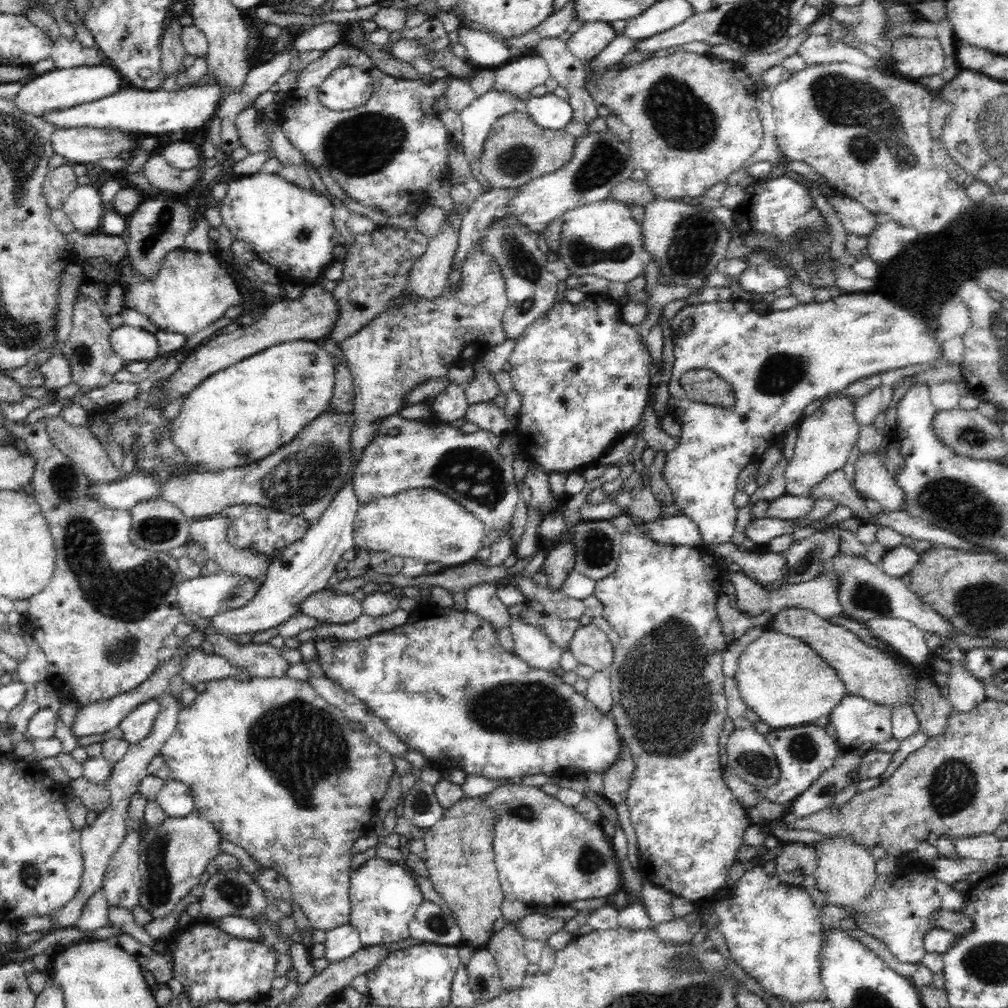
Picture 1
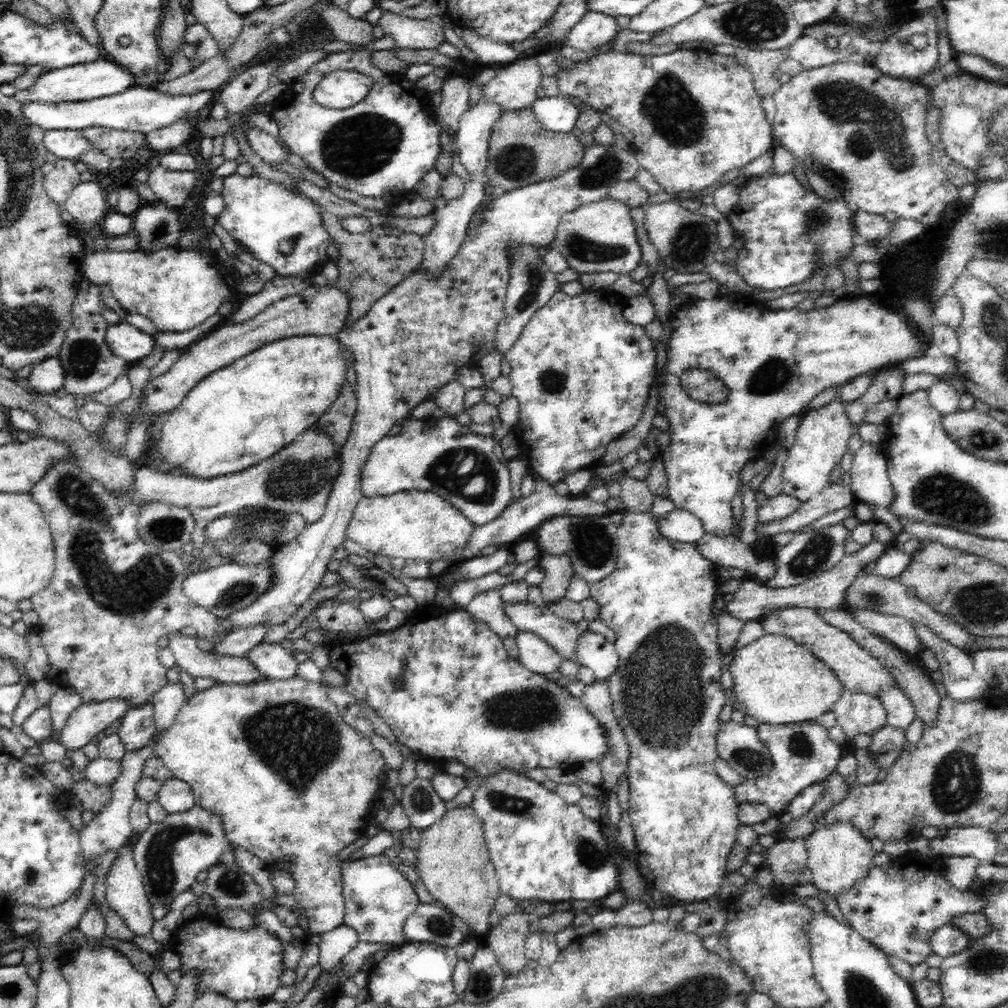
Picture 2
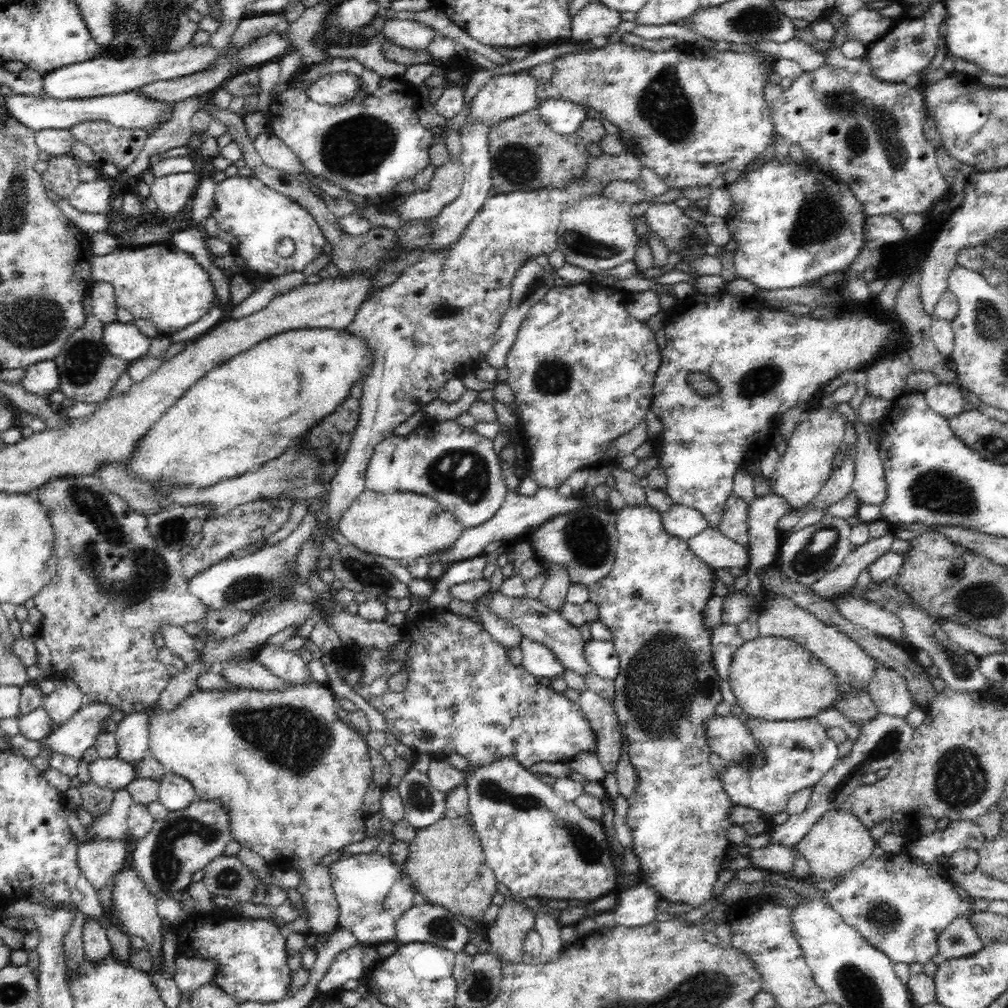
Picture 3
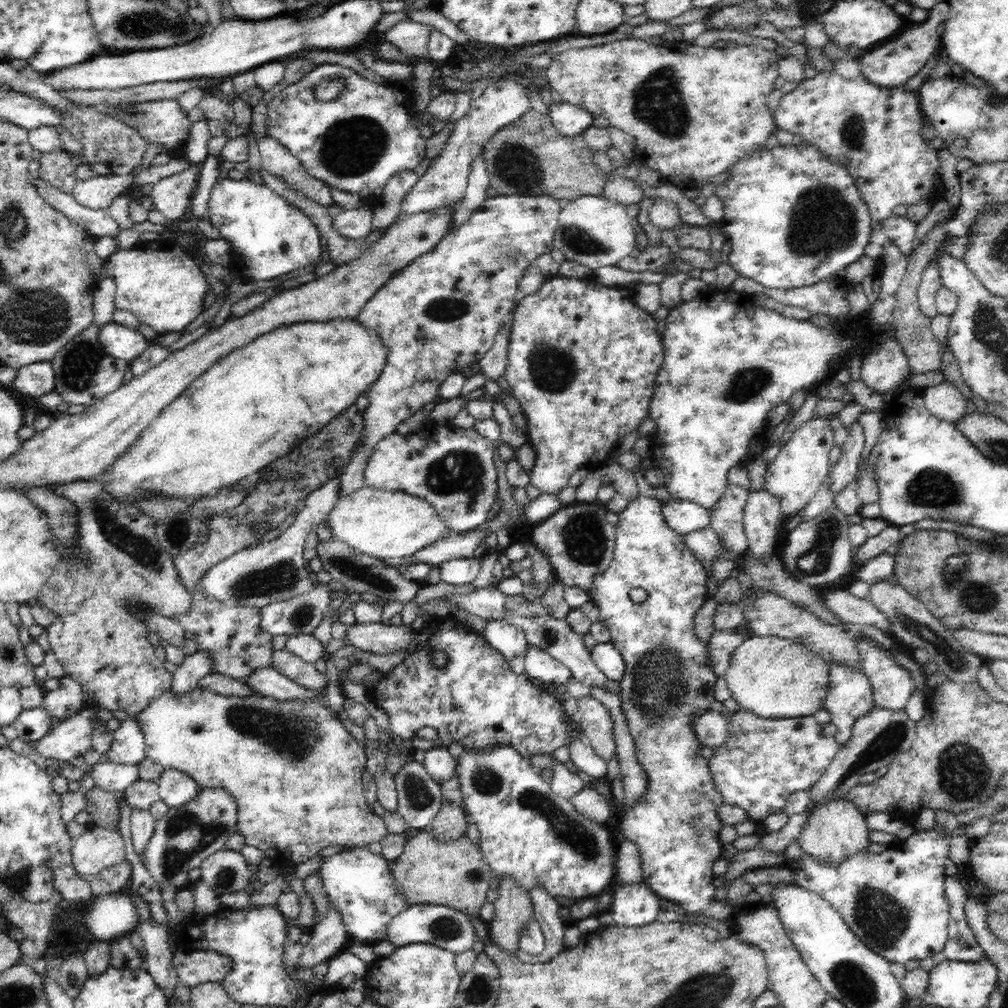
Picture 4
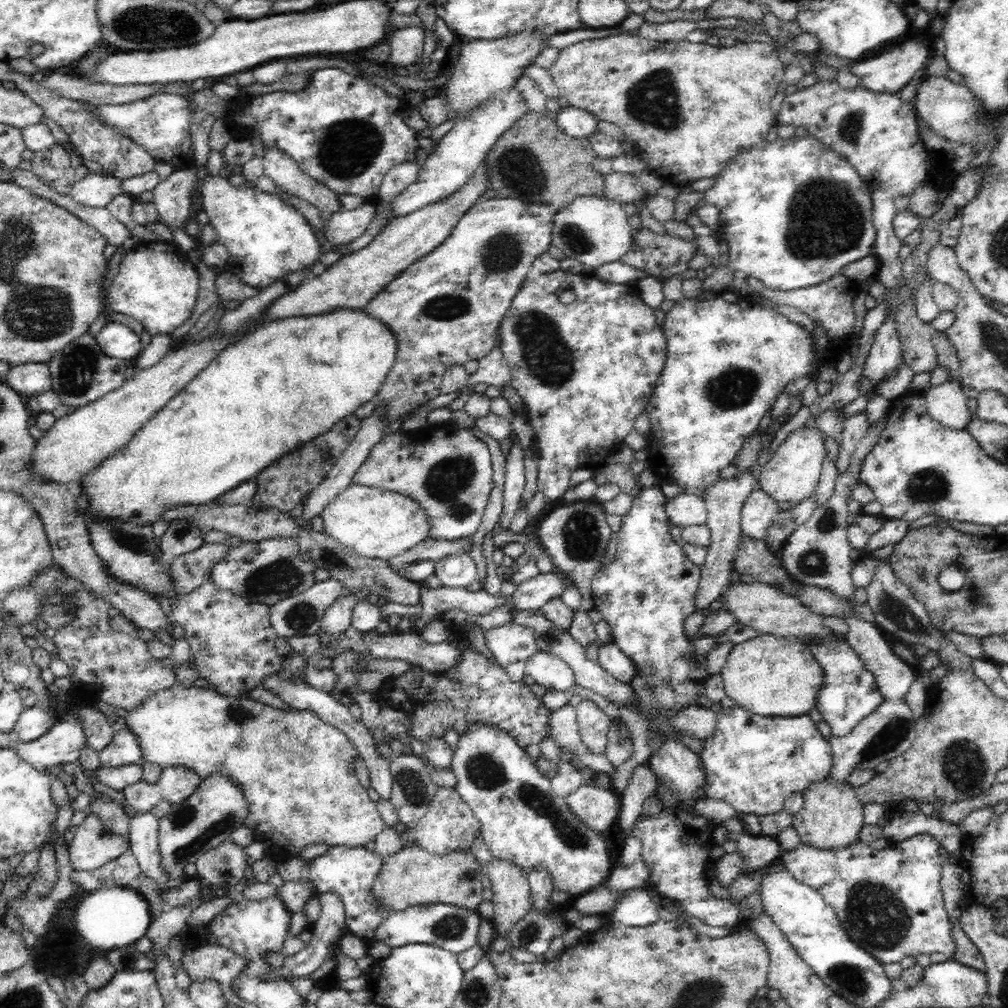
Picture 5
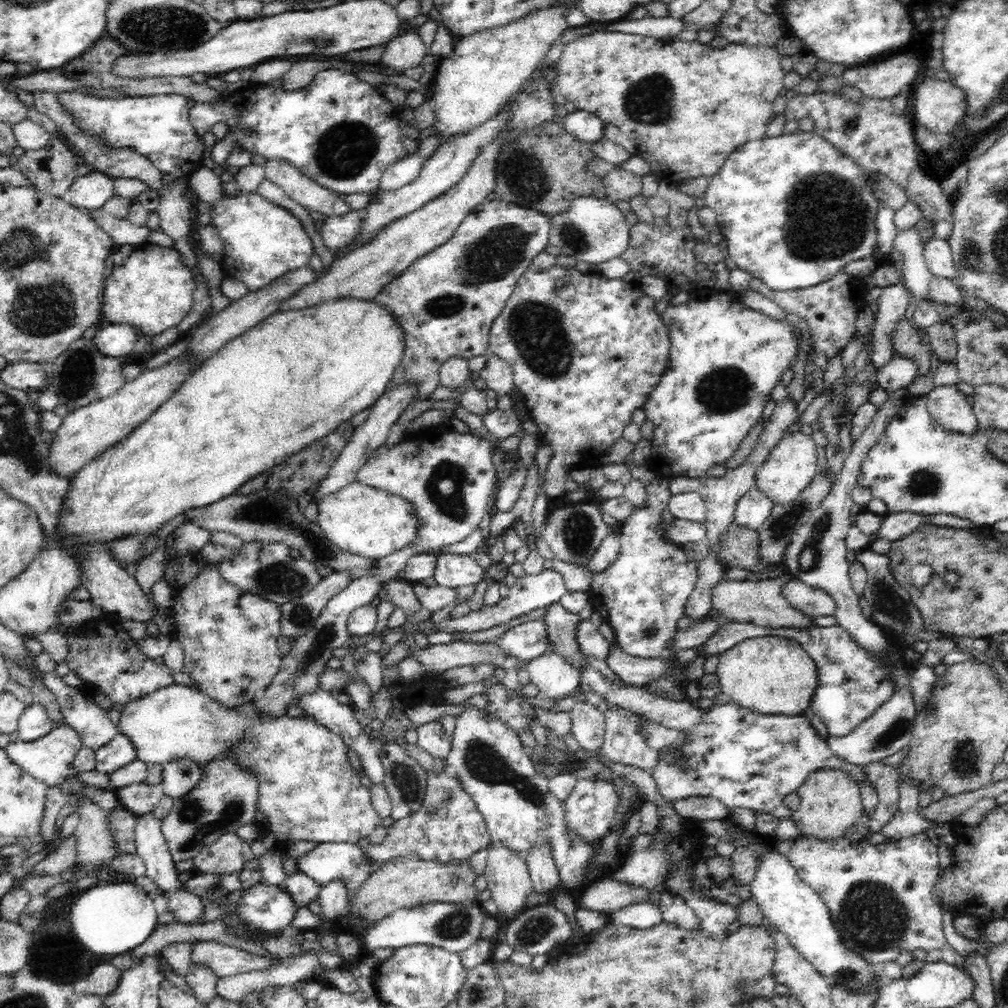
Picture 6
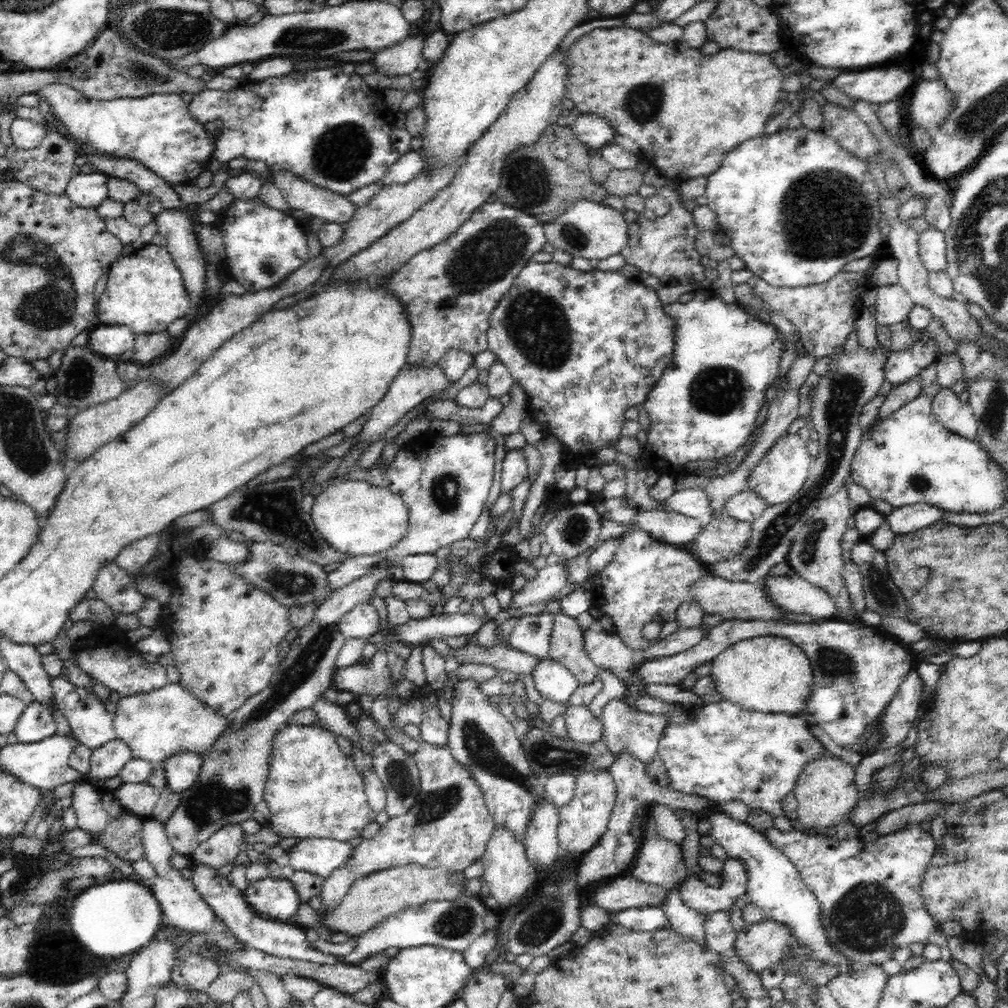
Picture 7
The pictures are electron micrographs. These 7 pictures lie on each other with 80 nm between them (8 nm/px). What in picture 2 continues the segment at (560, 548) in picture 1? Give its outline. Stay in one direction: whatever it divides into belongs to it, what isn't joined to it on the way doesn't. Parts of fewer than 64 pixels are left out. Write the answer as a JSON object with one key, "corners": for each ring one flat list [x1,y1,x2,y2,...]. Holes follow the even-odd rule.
{"corners":[[566,554,542,555,538,566,545,574,541,582,541,593,544,602,554,602,565,596,568,585,575,575,572,561]]}

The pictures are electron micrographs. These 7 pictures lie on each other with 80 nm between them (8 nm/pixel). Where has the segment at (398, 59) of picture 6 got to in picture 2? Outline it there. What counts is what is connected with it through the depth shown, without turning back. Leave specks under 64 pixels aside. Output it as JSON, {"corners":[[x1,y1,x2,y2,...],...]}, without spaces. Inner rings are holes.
{"corners":[[385,10,379,19,385,34,395,40,395,46,405,49,436,49,444,42,444,31,438,19,412,19]]}

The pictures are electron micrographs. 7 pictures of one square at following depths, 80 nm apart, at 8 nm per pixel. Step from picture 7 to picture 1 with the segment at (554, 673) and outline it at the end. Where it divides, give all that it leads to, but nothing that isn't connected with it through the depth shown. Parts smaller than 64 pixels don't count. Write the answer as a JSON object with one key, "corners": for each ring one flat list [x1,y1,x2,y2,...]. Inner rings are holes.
{"corners":[[512,618,508,628,513,634,514,653,528,666,540,670,559,667,562,649,548,638,540,625]]}

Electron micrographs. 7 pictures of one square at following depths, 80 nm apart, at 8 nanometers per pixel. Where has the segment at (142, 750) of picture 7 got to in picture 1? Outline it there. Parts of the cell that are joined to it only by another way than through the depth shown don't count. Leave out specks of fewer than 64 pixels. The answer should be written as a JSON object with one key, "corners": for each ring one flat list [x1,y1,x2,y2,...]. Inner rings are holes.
{"corners":[[236,677,221,678,208,681,203,693,198,694,195,701,181,708,176,730,171,738,166,739,161,749,161,756,171,771,171,779,182,782,190,788,194,798,195,810,202,819,210,822,221,834,221,838,240,845,258,862,262,869,274,870,284,876,290,883,294,902,300,906,304,916,308,918,313,930,332,930,350,922,350,876,352,871,352,846,361,836,377,823,378,803,384,798,388,784,396,774,393,757,378,747,362,730,356,730,348,722,347,716,333,704,326,702,307,680,294,680,288,677,251,678,240,681]]}

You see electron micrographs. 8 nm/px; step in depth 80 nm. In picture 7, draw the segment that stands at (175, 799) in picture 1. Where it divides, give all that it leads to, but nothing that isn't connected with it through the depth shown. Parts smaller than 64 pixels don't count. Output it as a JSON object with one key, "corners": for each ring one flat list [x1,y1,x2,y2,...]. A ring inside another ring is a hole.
{"corners":[[176,752,162,763,166,774,166,785,172,792,189,790,201,772,203,757,201,752]]}

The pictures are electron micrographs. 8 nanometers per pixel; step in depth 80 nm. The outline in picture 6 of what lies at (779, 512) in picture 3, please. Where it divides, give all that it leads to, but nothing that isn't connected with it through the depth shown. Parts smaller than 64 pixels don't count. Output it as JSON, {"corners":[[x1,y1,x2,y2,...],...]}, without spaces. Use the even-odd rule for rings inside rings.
{"corners":[[754,486,736,502,734,520,746,528,757,531,770,516,770,510,774,508,774,505,770,498]]}

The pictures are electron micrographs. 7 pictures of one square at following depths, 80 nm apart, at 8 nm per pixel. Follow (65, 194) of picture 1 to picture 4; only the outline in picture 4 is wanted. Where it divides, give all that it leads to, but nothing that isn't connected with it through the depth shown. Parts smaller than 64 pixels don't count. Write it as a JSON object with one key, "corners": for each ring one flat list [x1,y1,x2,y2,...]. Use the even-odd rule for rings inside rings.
{"corners":[[66,150,44,153,39,159,41,164,37,171,39,179,66,194,71,194,79,180,76,179,77,166,72,164,70,158,71,154]]}

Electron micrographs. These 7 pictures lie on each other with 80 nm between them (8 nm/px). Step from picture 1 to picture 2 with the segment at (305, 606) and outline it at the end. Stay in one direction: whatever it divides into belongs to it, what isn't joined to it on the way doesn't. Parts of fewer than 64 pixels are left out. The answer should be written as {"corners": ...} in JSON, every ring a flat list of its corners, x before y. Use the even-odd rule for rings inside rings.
{"corners":[[327,599,317,604,311,612,317,626,329,631,335,631,338,634,345,632,358,632,363,630,362,637,357,640,380,634,383,631,368,629,368,621,360,612,359,606,354,606,352,601,342,602,334,599]]}

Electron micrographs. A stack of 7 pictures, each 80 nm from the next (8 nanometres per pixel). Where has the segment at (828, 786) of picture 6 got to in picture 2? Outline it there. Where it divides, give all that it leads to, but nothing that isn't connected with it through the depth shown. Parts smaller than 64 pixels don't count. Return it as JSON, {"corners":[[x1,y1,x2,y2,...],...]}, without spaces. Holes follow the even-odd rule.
{"corners":[[837,823,813,830,804,838,804,845,808,849,808,866,814,878,812,884,832,898,850,891,860,883,871,868,872,857,875,855,870,840,850,823]]}

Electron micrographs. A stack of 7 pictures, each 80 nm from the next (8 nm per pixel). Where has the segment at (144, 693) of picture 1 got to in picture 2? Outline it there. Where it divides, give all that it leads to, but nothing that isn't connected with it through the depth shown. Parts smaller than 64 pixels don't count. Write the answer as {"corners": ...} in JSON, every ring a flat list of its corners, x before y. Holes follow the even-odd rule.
{"corners":[[122,698,82,703,69,716,56,740,68,751,83,750,86,744,94,743,98,734,120,720,130,709,130,700]]}

